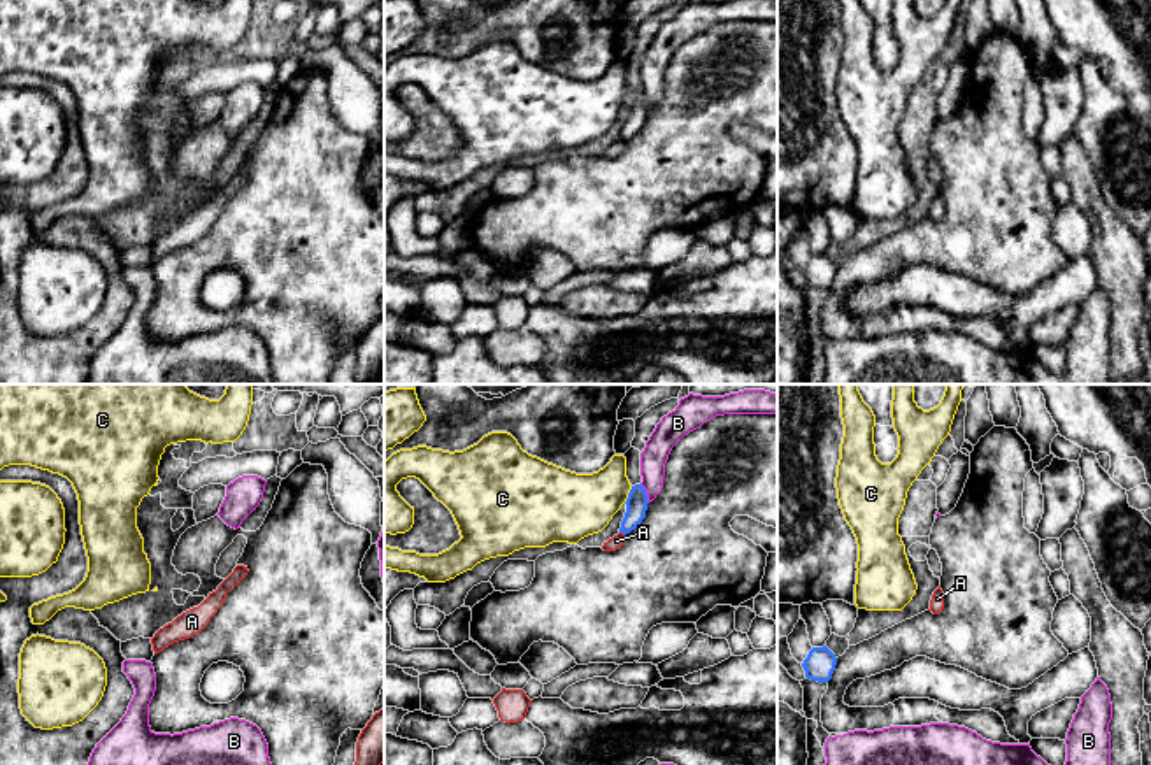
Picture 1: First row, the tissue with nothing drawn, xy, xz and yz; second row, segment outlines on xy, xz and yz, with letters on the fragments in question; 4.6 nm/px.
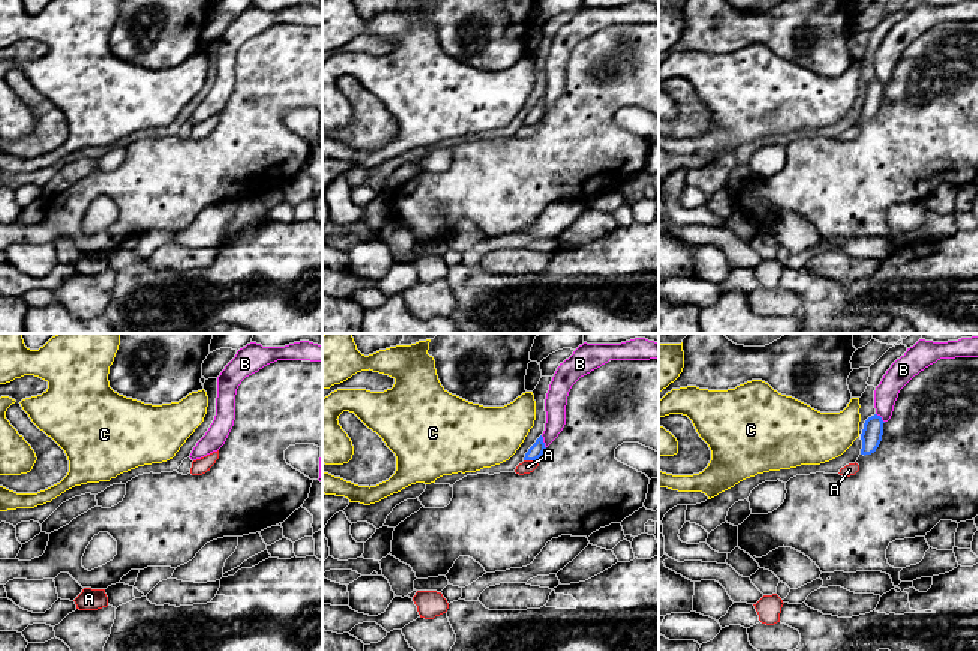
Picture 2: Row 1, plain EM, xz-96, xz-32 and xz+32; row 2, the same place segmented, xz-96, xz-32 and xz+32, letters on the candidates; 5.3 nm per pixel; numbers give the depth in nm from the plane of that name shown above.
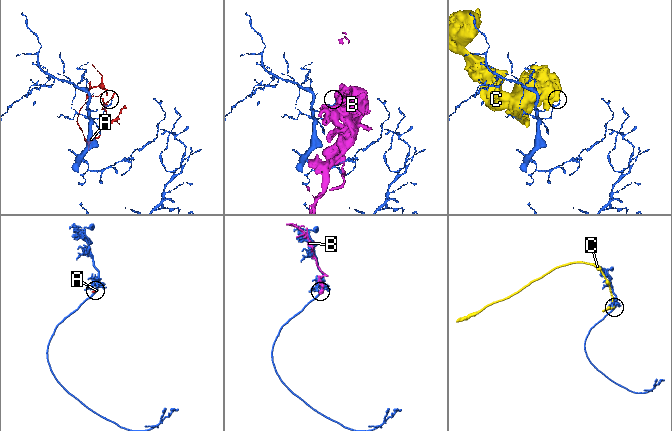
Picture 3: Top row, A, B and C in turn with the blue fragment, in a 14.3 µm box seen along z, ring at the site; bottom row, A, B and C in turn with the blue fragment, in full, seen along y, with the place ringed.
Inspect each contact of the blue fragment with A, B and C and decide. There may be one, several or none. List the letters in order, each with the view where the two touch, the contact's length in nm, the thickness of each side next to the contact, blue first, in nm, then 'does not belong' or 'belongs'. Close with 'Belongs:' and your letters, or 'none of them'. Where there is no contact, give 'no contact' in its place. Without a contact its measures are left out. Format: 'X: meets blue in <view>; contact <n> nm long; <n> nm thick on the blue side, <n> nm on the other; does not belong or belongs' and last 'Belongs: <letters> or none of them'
A: meets blue in xz; contact 40 nm long; 100 nm thick on the blue side, 60 nm on the other; does not belong
B: meets blue in xz; contact 100 nm long; 100 nm thick on the blue side, 120 nm on the other; does not belong
C: meets blue in xz; contact 90 nm long; 100 nm thick on the blue side, 300 nm on the other; does not belong
Belongs: none of them

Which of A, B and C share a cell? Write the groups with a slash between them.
A / B / C

